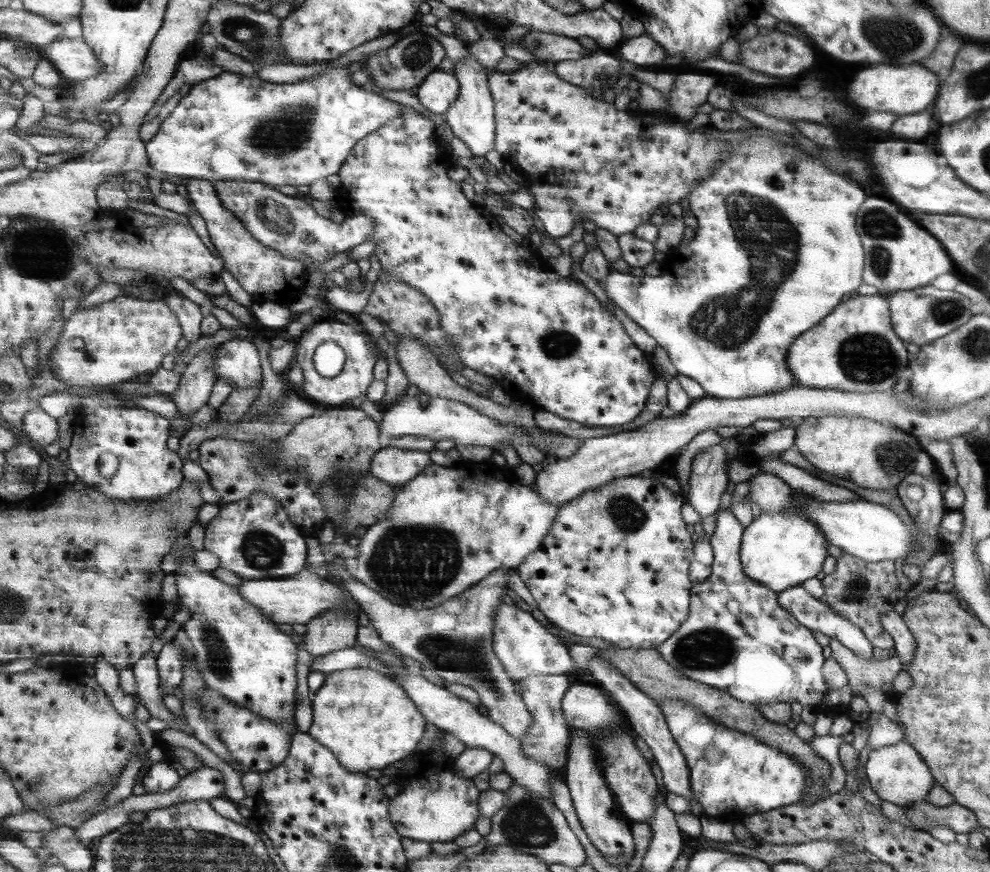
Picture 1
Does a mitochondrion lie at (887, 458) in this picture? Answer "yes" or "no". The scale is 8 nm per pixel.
yes

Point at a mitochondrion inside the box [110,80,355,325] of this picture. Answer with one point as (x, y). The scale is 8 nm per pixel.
(286, 131)

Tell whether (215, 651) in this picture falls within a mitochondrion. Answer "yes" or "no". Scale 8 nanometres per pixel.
yes

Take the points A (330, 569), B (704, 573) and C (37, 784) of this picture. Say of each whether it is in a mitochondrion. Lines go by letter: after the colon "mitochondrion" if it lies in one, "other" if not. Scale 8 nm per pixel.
A: other
B: other
C: mitochondrion

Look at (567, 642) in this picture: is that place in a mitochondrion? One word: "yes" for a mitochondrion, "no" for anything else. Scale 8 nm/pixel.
no

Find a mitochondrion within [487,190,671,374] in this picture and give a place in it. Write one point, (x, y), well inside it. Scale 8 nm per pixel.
(555, 343)

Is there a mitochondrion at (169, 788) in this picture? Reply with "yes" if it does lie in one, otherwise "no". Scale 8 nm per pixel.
no

